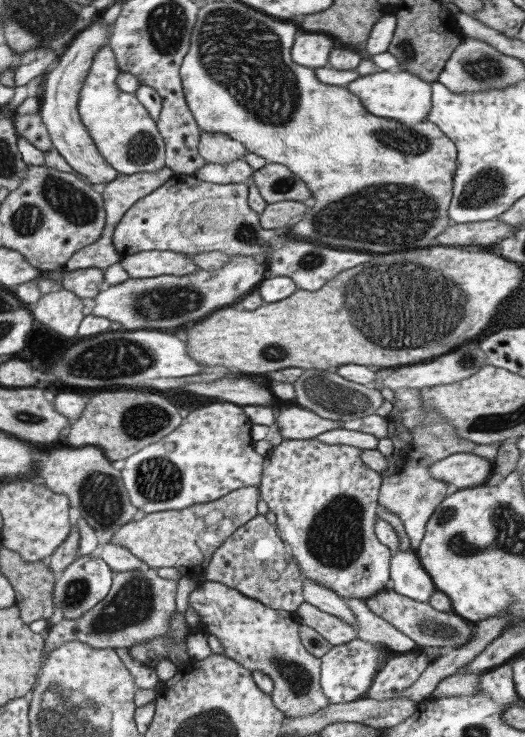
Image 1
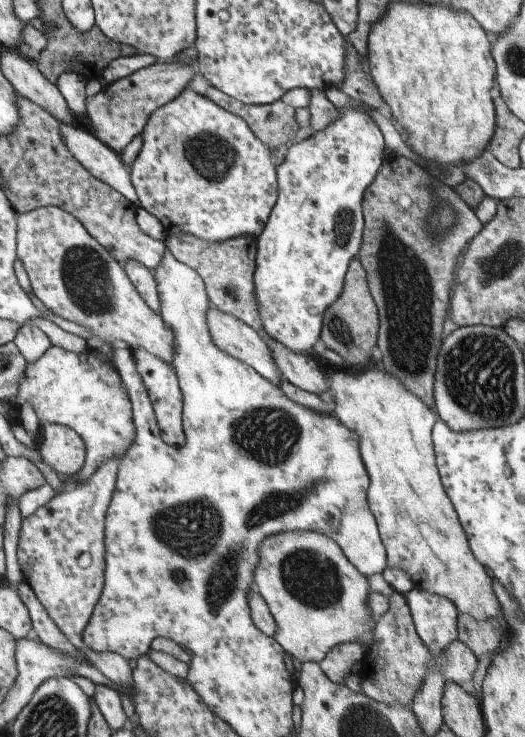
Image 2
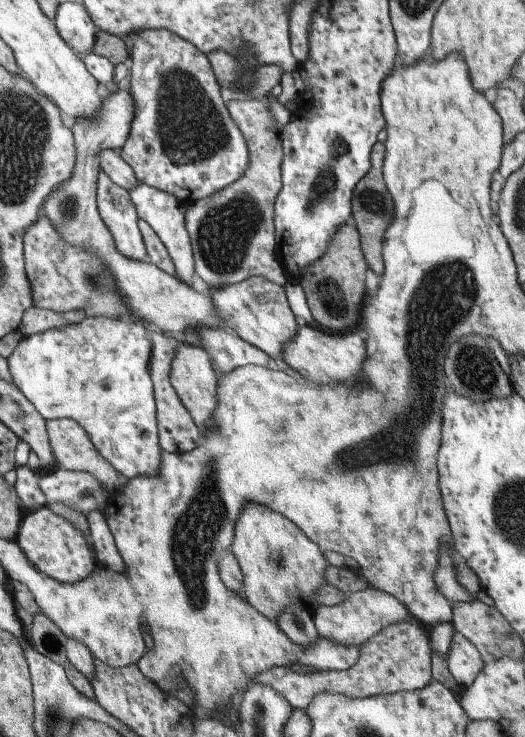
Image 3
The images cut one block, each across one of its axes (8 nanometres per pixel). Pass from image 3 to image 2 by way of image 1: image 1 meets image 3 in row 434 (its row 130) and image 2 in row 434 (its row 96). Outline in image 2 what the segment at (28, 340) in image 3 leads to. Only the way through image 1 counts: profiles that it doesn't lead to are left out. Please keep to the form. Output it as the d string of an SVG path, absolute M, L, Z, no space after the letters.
M50 346L35 362L25 364L16 400L19 404L27 402L40 423L65 426L83 440L84 464L76 473L75 480L71 480L71 475L57 473L57 477L60 480L67 480L67 484L83 484L101 462L109 458L122 459L127 448L133 443L135 430L126 389L114 366L97 360L95 354L87 348L81 354L75 354Z

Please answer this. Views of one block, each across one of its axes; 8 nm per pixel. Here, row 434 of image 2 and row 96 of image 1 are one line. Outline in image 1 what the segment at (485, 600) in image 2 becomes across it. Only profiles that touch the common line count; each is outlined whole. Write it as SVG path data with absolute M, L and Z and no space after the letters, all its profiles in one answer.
M387 70L358 76L346 84L345 88L353 96L357 96L369 114L393 119L403 124L425 121L431 108L430 82L403 70Z

